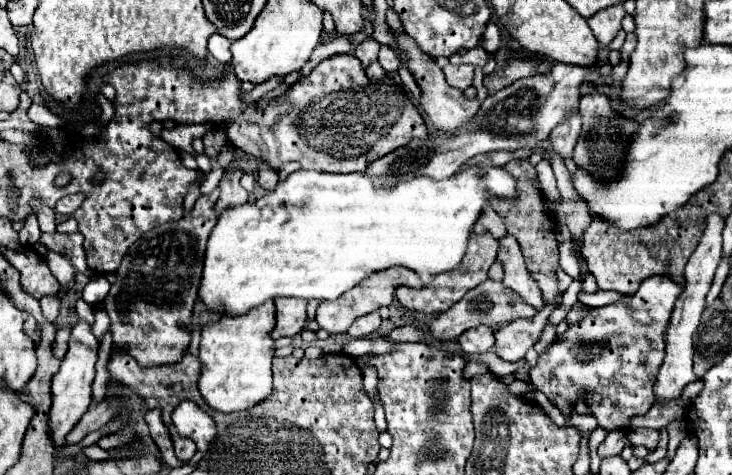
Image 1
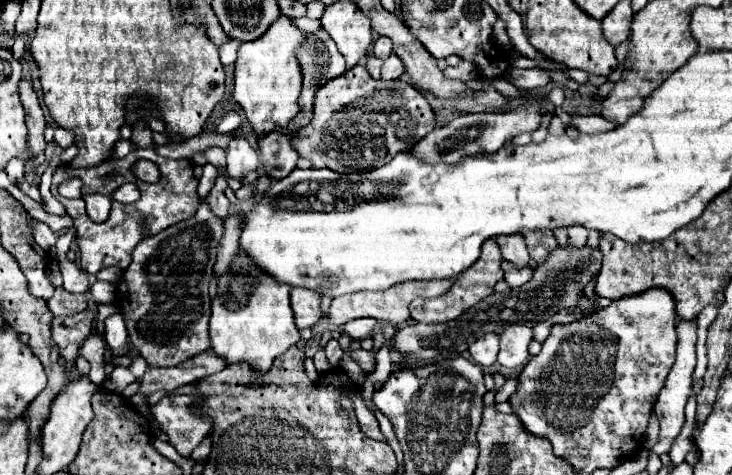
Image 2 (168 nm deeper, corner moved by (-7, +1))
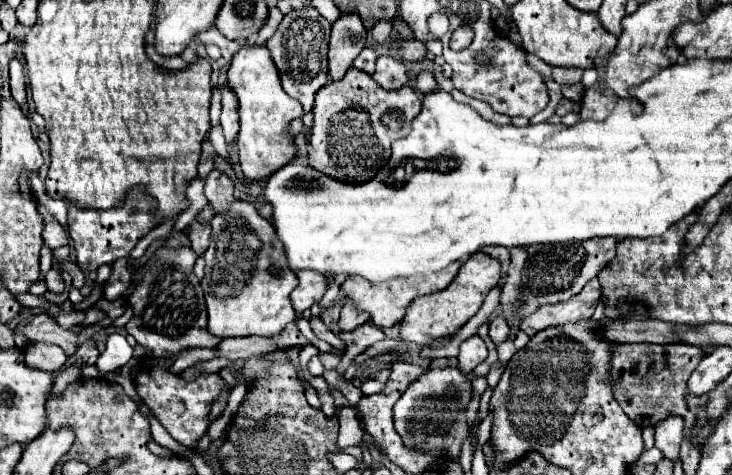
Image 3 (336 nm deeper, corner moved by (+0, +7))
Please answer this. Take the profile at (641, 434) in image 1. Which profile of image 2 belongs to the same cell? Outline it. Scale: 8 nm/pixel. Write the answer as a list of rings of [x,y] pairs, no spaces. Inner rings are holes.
[[[680,319],[680,323],[676,325],[676,333],[678,333],[678,343],[676,343],[676,361],[670,369],[670,375],[666,379],[666,385],[664,389],[660,391],[658,395],[658,401],[654,405],[654,413],[660,421],[660,441],[656,443],[651,449],[652,452],[662,455],[662,453],[668,453],[670,451],[670,445],[672,441],[678,437],[682,425],[684,425],[684,405],[692,393],[692,373],[694,373],[694,367],[696,367],[696,331],[698,331],[698,325],[696,325],[696,319]]]

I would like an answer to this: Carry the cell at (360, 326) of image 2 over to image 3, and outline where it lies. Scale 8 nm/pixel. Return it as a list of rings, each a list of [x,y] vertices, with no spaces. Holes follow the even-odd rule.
[[[347,301],[341,309],[341,317],[339,317],[339,329],[341,331],[351,331],[363,323],[367,323],[371,319],[371,315],[367,311],[357,309],[351,301]]]

